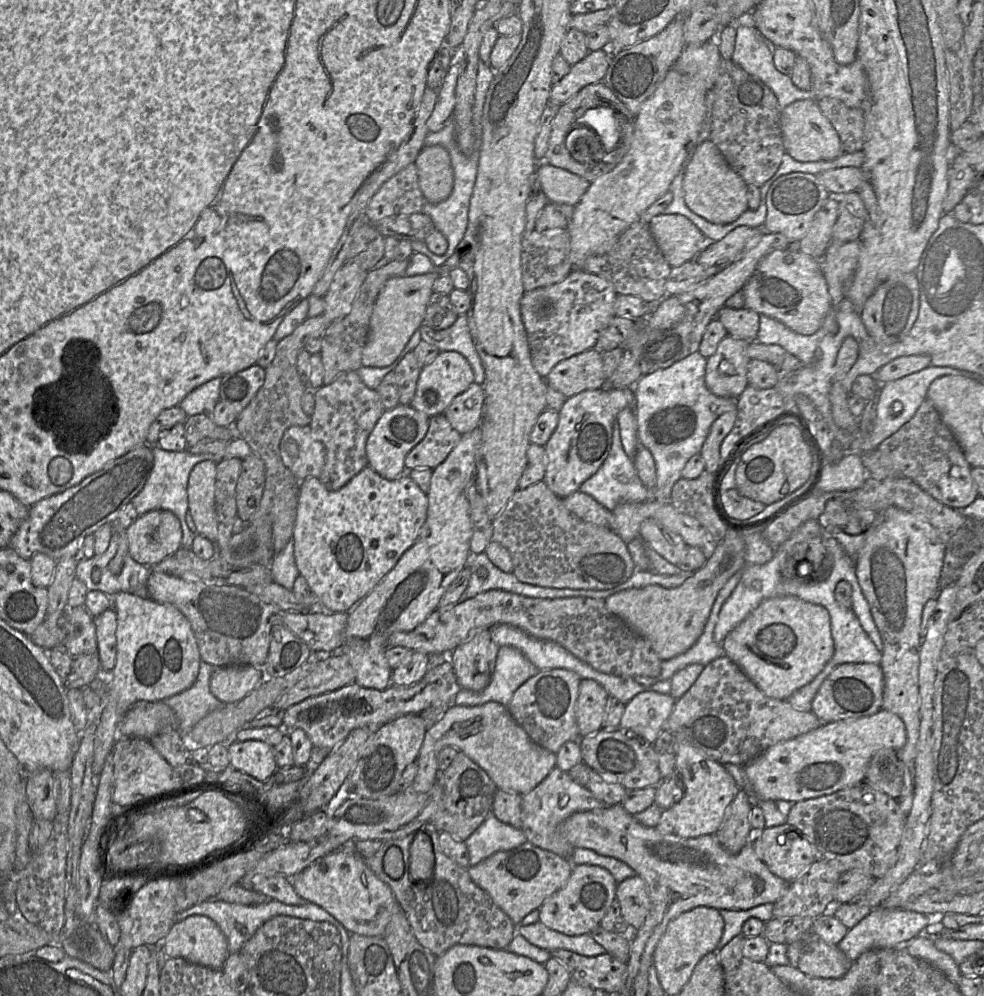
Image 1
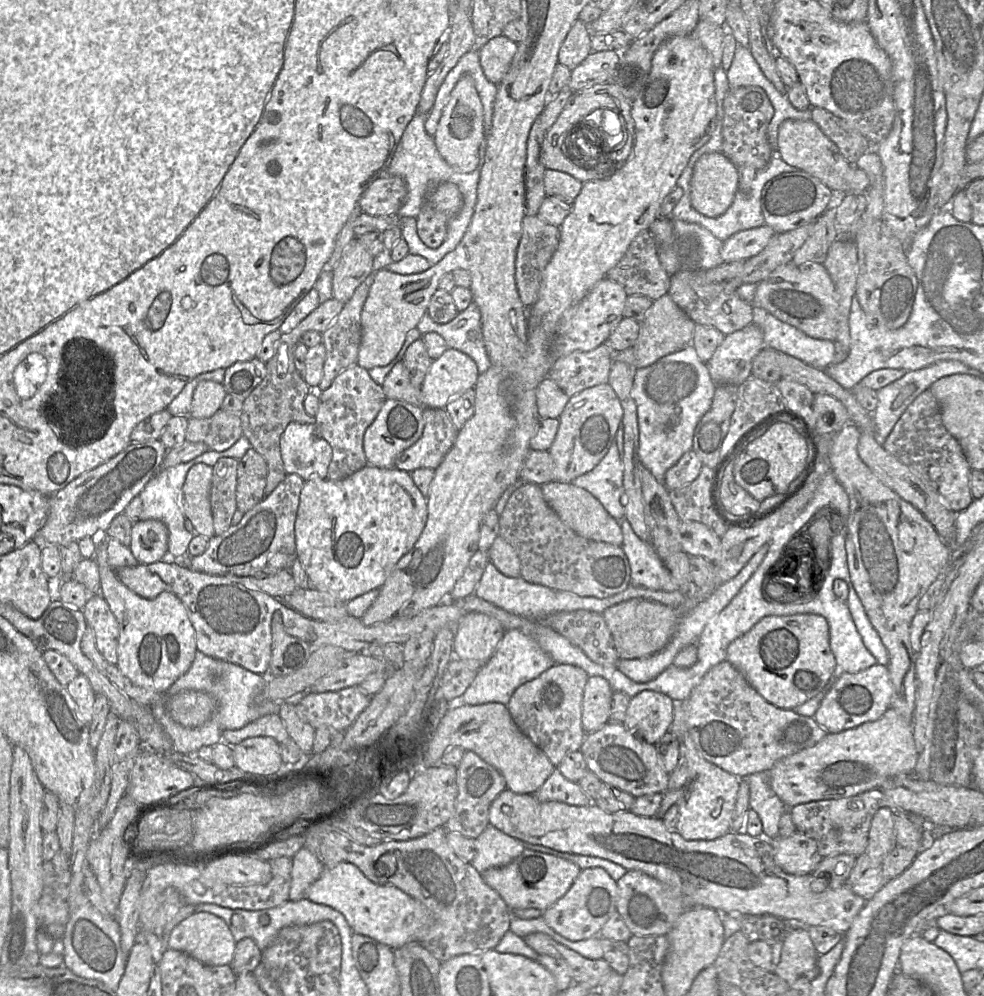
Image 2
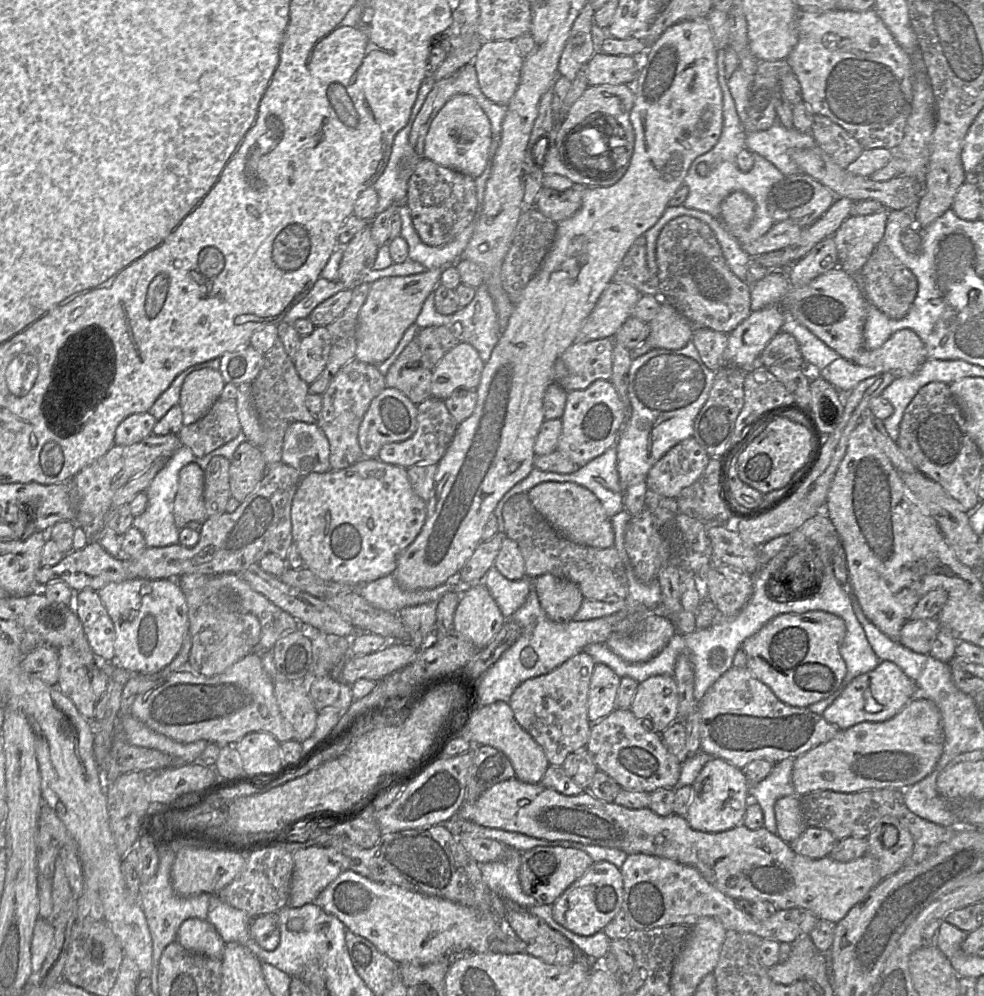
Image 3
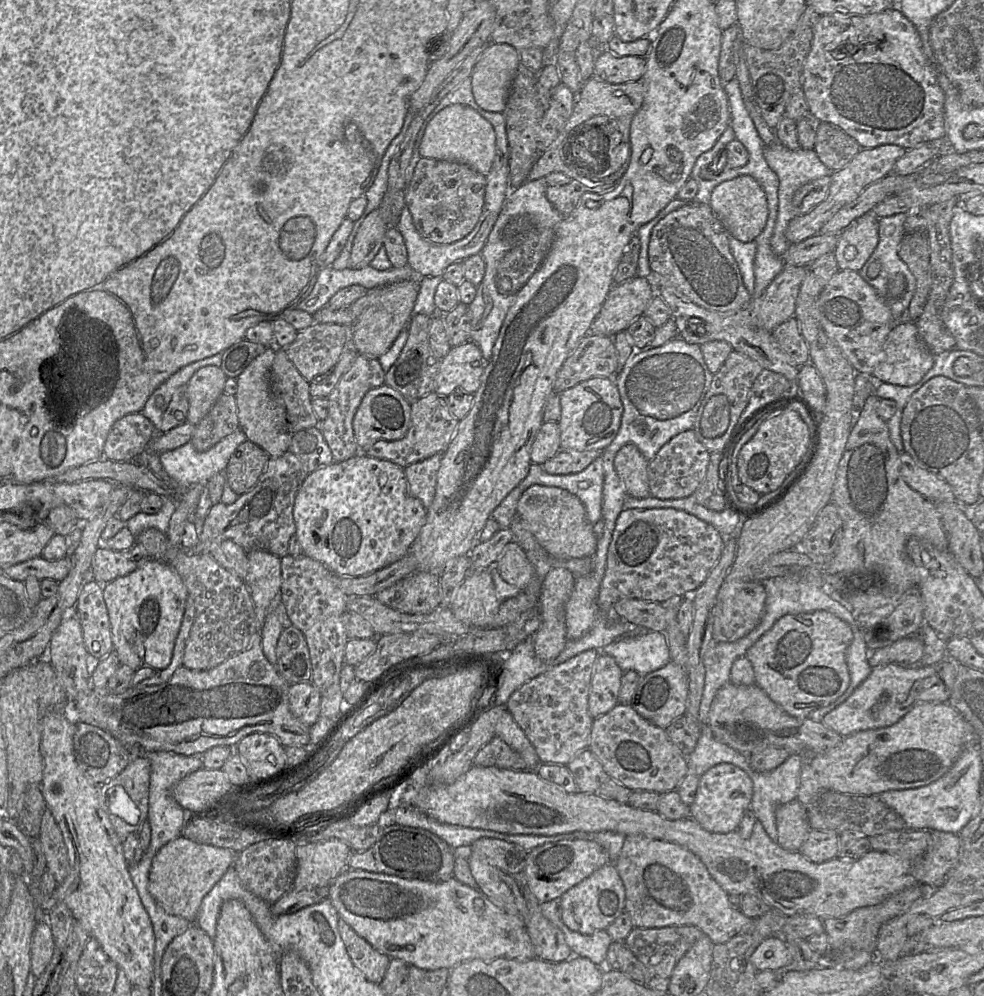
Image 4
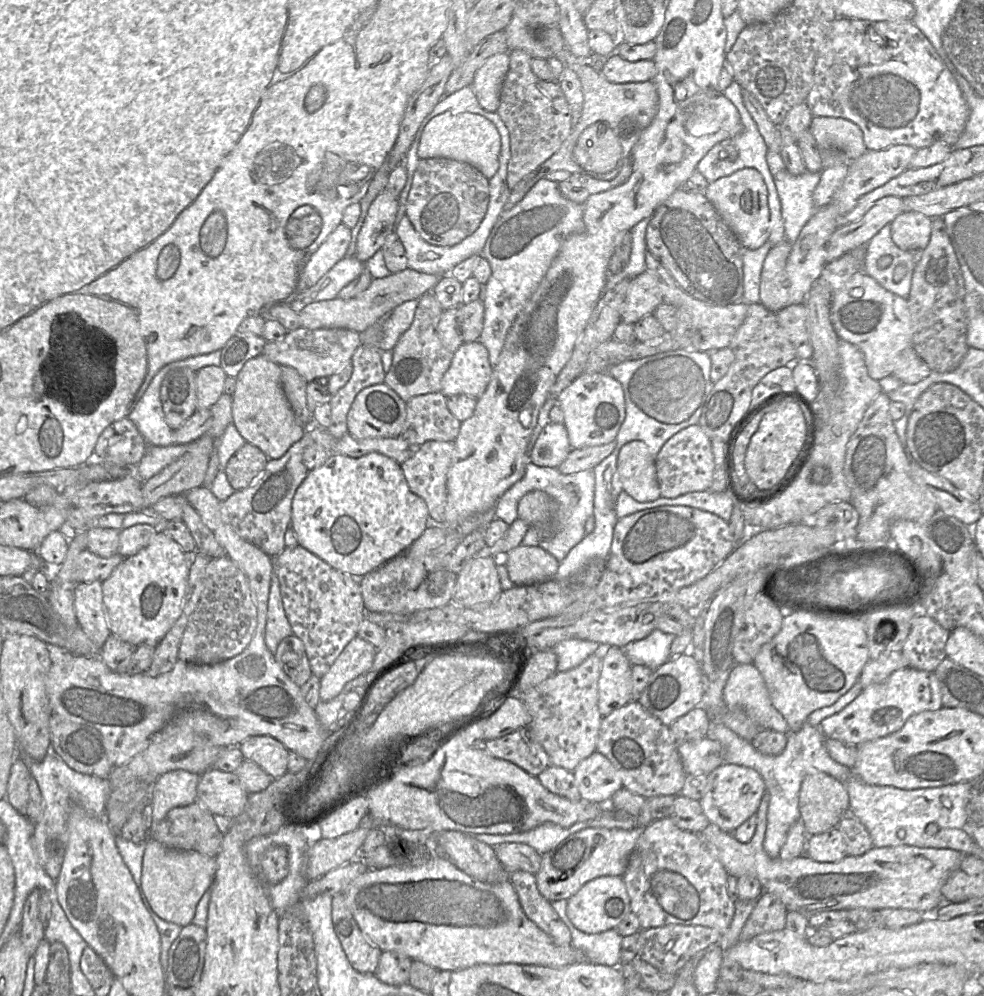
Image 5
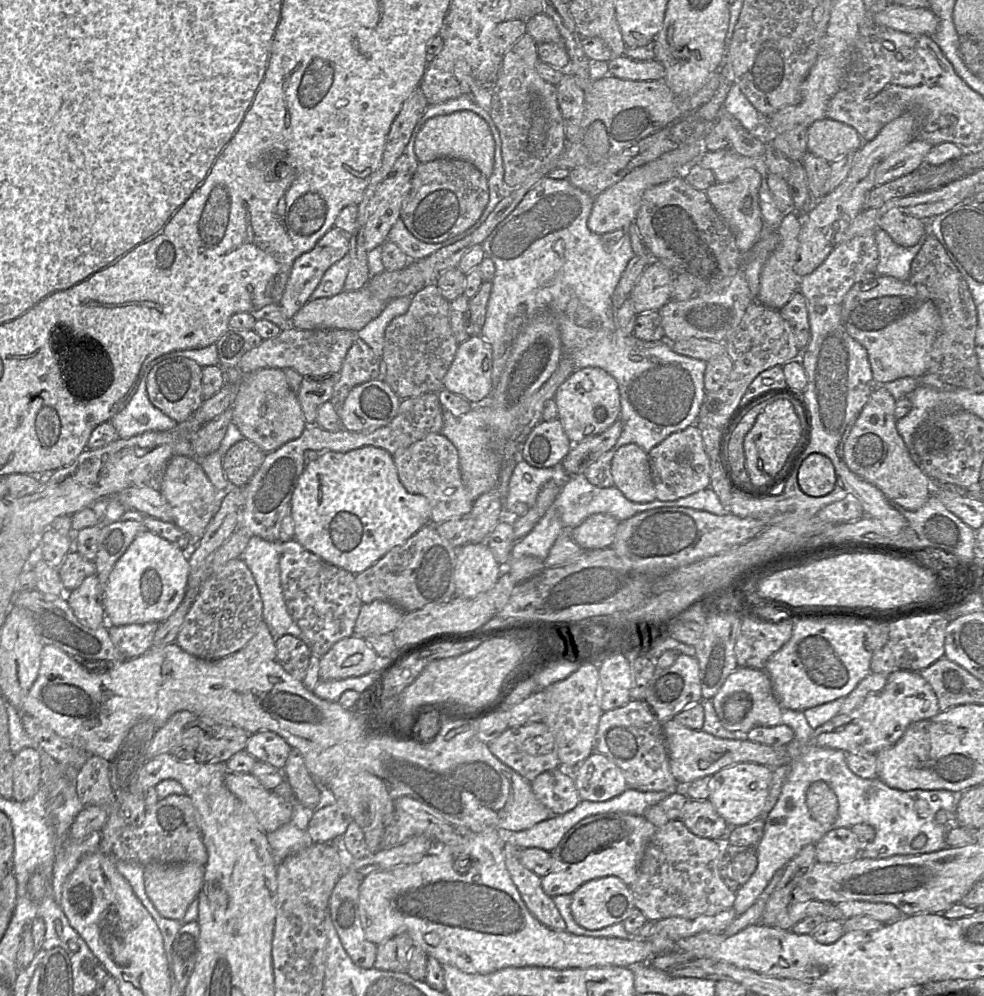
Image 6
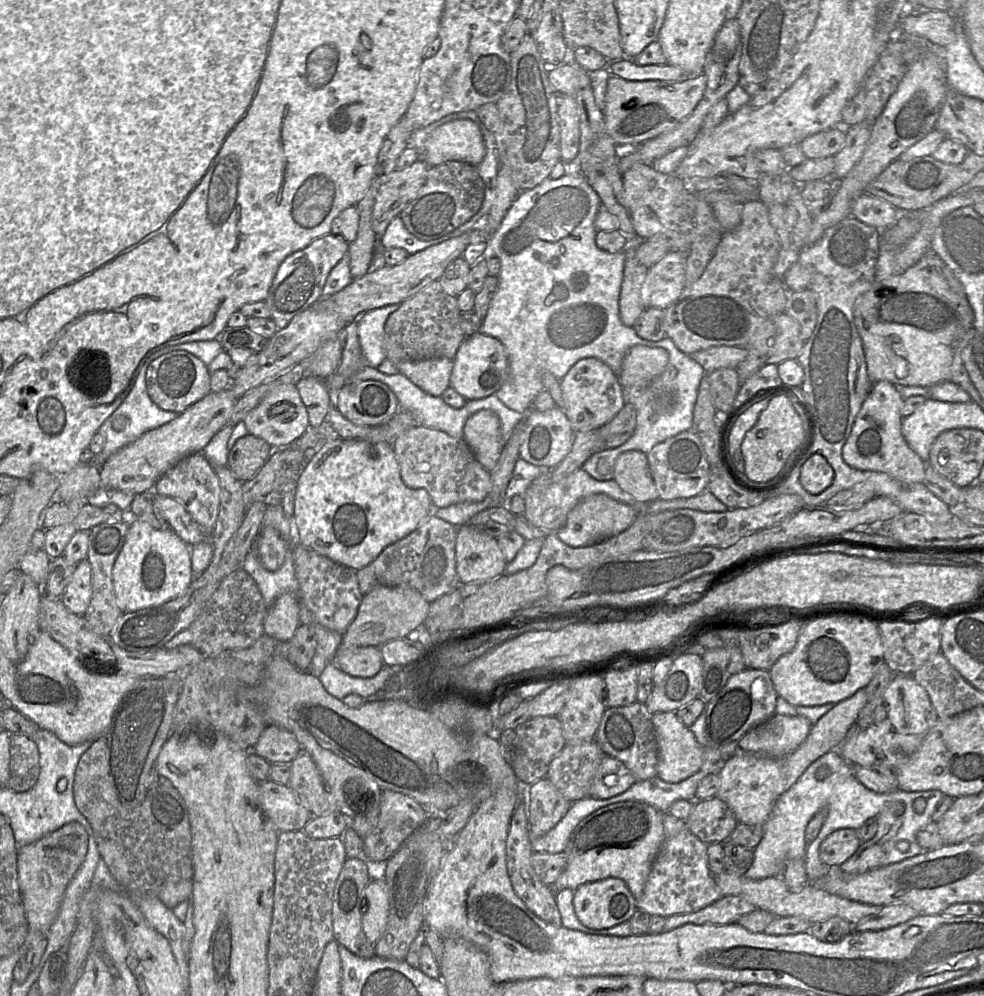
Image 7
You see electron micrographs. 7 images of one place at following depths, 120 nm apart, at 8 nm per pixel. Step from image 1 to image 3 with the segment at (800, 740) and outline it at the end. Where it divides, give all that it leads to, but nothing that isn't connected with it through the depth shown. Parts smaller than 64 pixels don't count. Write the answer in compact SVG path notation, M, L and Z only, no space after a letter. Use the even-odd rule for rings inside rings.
M914 697L891 719L862 722L839 730L831 740L794 758L792 781L795 794L801 797L816 791L904 790L933 771L943 747L944 731L939 709L928 699Z

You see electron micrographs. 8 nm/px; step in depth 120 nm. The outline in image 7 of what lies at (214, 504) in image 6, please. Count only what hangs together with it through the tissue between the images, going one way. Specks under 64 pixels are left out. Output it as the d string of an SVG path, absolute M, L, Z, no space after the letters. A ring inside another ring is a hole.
M202 453L192 454L174 465L156 482L153 492L178 499L205 534L211 534L219 512L220 482L214 467Z

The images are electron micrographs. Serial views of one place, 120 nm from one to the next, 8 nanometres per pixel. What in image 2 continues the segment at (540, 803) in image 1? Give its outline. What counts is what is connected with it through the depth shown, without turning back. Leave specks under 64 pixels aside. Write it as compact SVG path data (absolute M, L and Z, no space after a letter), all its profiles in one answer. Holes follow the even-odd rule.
M557 767L533 795L539 802L557 801L572 806L586 806L592 803L592 799L580 785L565 778Z

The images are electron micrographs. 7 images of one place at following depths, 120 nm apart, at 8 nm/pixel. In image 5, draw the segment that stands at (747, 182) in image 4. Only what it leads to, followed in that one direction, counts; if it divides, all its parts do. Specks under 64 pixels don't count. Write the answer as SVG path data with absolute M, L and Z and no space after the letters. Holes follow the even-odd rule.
M743 168L708 184L704 196L734 232L742 247L756 249L768 240L769 207L762 175L754 168Z

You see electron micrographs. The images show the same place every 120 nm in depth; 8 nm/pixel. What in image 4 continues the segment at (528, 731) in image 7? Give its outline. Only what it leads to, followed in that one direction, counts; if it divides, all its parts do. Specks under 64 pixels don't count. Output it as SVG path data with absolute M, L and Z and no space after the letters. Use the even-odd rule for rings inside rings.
M497 736L480 749L474 759L474 765L515 771L529 770L520 754Z

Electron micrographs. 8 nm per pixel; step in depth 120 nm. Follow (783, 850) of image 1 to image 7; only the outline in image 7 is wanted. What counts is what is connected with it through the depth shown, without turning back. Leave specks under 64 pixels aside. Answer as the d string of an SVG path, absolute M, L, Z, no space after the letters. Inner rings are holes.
M838 829L820 844L820 860L828 867L838 867L856 852L861 843L855 829Z

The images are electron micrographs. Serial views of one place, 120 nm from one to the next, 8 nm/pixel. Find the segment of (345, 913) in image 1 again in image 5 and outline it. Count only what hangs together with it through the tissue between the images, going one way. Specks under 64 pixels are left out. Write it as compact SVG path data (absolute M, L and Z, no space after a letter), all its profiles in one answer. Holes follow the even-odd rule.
M434 856L416 867L369 869L341 893L371 944L382 952L398 952L438 971L455 972L478 964L506 963L562 967L585 960L571 944L556 944L525 915L510 880L481 882L458 869L447 857Z

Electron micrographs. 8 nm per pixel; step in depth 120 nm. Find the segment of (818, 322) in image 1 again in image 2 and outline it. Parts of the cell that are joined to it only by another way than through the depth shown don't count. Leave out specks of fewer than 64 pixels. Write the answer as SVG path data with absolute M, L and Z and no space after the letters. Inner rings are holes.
M793 262L780 265L766 279L757 283L753 306L761 307L778 319L791 324L808 336L816 339L836 341L838 302L835 285L823 264L806 262L795 265Z

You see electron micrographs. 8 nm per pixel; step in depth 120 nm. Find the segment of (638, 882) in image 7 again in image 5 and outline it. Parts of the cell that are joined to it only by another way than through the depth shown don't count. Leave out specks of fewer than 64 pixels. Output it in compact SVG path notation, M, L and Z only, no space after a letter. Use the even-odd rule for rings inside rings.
M585 828L570 834L541 855L540 868L535 874L539 892L550 902L567 900L594 878L608 875L622 877L643 828Z

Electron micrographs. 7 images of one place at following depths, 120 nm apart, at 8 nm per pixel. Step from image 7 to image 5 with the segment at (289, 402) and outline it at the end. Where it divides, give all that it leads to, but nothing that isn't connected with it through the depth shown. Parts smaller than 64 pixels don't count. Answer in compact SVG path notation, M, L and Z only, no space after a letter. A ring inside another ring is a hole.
M259 355L248 360L235 378L233 424L246 442L258 447L269 459L281 458L306 430L297 420L284 394L281 366Z

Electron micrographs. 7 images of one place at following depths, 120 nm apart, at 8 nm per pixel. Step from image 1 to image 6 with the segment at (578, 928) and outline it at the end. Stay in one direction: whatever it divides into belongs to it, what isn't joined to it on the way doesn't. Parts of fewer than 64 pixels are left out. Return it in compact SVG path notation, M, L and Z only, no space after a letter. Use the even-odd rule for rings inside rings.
M615 876L590 880L582 884L571 896L573 919L579 926L587 930L600 930L614 924L623 923L635 908L629 886Z

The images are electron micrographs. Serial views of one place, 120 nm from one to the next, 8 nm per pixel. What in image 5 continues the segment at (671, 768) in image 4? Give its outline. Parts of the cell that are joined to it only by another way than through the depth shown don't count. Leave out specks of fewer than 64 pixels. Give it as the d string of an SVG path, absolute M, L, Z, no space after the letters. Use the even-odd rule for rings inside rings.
M638 700L602 717L596 751L611 762L620 777L622 787L631 793L645 798L681 794L686 773L677 751L677 743L669 727L646 711Z

